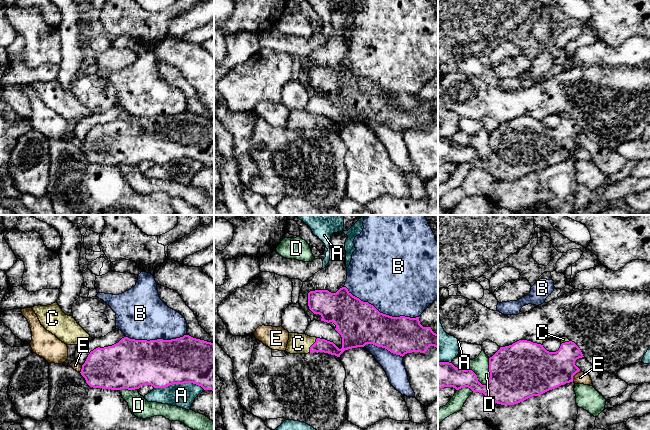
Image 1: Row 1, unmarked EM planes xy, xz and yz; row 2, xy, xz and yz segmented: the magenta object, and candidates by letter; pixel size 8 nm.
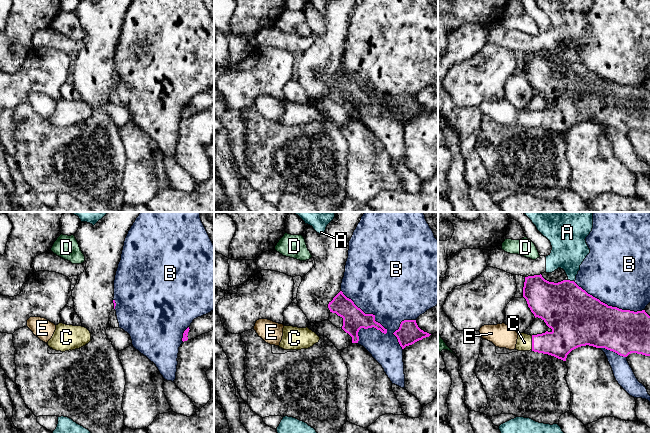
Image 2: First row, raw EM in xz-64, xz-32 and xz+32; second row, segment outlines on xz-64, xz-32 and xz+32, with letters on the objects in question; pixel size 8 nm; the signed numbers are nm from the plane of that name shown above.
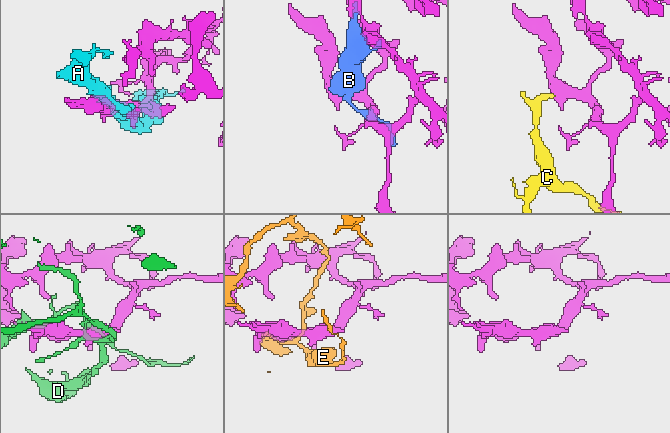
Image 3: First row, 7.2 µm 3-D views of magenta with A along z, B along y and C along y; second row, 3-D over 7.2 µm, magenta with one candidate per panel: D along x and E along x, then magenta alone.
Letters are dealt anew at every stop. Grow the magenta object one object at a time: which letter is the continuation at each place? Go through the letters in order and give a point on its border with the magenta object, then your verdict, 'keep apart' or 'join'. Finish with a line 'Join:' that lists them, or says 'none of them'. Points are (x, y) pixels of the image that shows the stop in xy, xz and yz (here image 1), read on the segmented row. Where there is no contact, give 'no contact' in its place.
A: contact xy (179, 383); keep apart
B: contact xz (381, 313); keep apart
C: contact xz (312, 345); join
D: contact yz (490, 373); keep apart
E: contact yz (573, 375); keep apart
Join: C

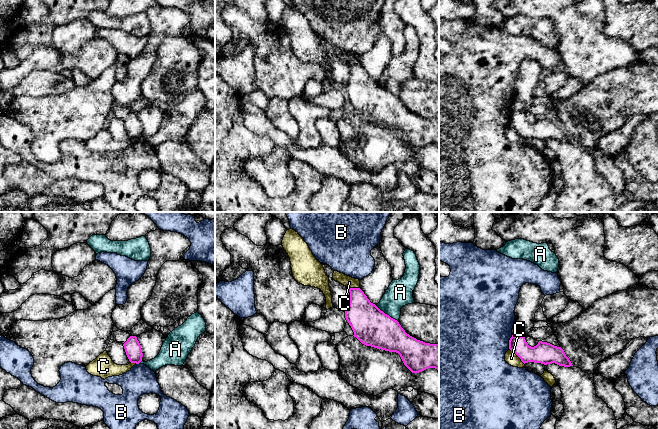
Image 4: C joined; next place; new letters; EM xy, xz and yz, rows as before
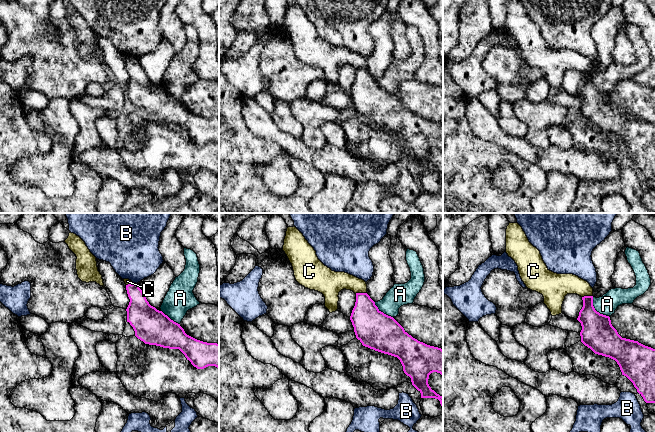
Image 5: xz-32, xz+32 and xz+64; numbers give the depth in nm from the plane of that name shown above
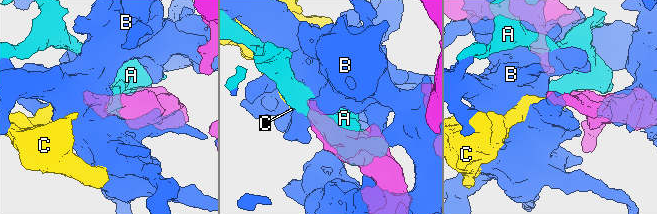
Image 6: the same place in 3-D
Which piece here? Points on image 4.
A: contact xz (386, 314); keep apart
B: contact yz (509, 342); keep apart
C: contact yz (518, 356); keep apart
Join: none of them

